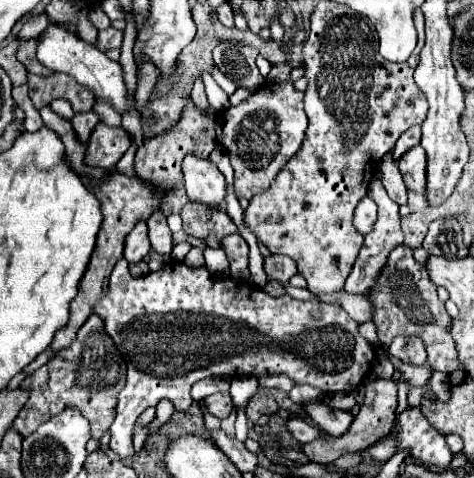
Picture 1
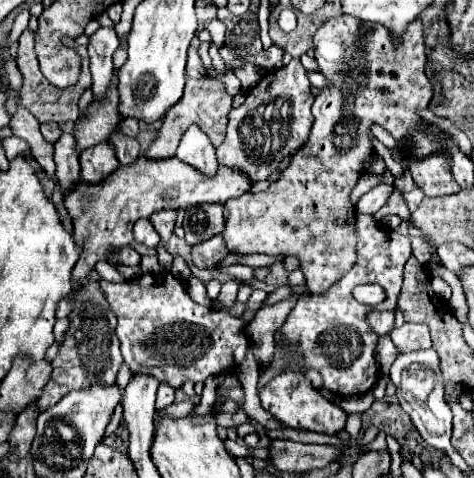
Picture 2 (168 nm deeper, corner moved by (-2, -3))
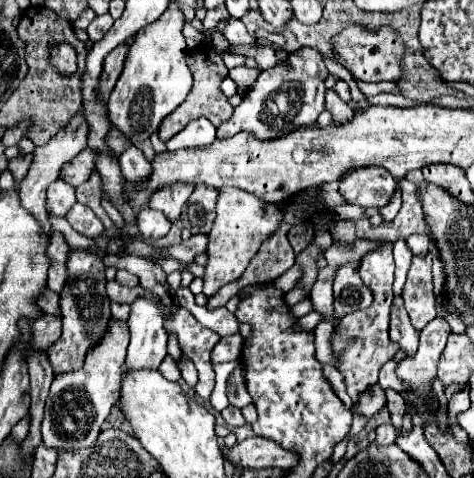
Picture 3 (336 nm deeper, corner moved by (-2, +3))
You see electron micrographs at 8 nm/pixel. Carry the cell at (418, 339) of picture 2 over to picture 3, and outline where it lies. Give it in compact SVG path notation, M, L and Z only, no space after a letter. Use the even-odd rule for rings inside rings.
M427 252L425 256L413 256L407 282L403 286L405 310L409 312L415 330L423 330L423 326L437 316L433 282L431 282L433 280L431 264L433 264L431 252Z

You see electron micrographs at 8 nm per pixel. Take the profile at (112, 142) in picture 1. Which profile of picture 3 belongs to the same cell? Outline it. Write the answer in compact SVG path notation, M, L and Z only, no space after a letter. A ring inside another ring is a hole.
M85 148L71 162L67 162L61 168L59 178L77 188L77 186L81 186L89 178L89 174L93 170L95 170L95 152L91 148Z

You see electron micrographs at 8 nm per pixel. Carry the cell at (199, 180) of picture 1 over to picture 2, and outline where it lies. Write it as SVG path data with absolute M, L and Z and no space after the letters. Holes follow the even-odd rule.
M191 126L181 142L179 142L179 148L177 148L177 154L175 154L181 162L193 166L195 170L199 170L203 176L207 178L213 178L219 164L217 164L217 158L215 158L215 148L213 144L209 142L207 134L203 134L199 128Z

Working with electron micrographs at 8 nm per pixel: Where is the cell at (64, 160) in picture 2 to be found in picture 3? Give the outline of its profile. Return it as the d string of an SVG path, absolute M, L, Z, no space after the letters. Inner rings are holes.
M57 180L47 190L47 214L49 216L65 216L67 210L75 204L75 188L67 186L67 182Z

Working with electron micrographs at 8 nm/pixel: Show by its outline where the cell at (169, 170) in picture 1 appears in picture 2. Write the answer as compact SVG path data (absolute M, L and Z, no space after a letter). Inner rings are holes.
M203 76L199 80L187 78L183 98L175 106L171 106L171 110L165 114L165 120L163 120L159 132L157 132L157 138L145 150L145 158L149 158L149 160L173 158L183 132L191 124L197 124L209 136L211 144L219 146L223 142L223 138L225 138L225 126L227 126L229 110L231 110L231 96L225 92L223 84L217 78L213 78L213 76Z

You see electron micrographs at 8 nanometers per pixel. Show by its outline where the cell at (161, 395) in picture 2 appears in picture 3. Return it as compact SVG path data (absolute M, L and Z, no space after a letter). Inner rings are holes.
M167 354L165 360L161 362L159 372L163 372L163 376L165 376L167 380L181 380L181 372L179 371L179 368L177 368L175 360L173 360L169 354Z

